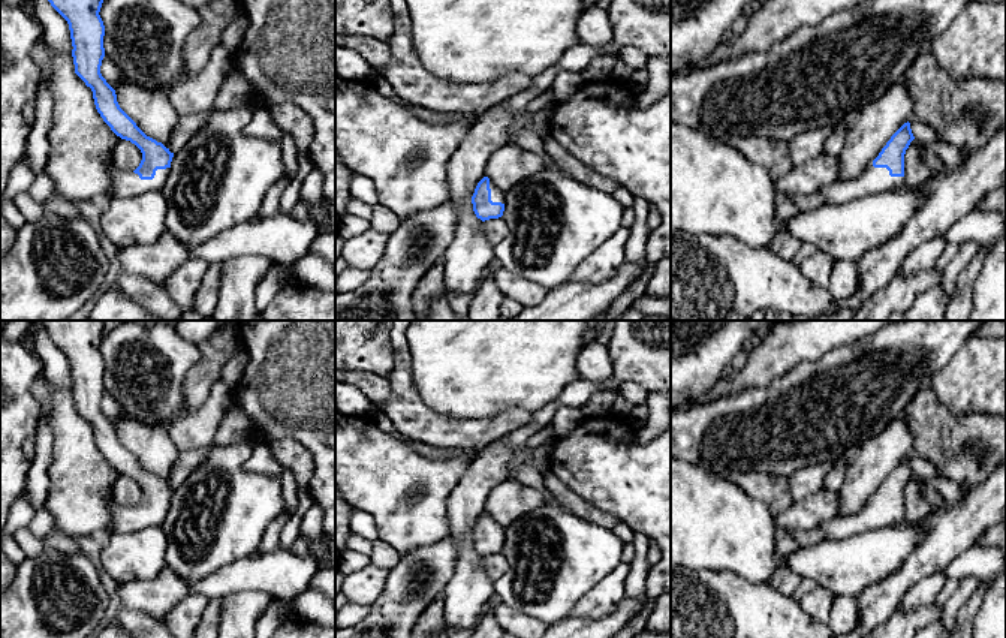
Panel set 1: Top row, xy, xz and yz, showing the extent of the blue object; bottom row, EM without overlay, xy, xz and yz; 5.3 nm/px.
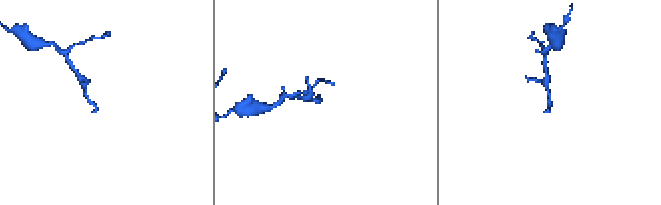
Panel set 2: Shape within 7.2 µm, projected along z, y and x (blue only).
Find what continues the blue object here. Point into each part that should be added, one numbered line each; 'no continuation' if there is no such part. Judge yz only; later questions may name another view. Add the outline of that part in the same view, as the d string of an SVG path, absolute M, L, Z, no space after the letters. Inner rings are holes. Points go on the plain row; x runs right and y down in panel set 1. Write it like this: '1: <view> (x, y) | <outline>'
1: yz (873, 515) | M870 500L859 512L852 517L835 517L819 529L828 539L847 539L850 536L865 533L888 526L898 526L904 523L904 512L891 512L886 503L874 503Z

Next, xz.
1: xz (497, 530) | M490 517L490 524L491 524L491 536L504 539L506 536L504 527L500 526L493 517Z

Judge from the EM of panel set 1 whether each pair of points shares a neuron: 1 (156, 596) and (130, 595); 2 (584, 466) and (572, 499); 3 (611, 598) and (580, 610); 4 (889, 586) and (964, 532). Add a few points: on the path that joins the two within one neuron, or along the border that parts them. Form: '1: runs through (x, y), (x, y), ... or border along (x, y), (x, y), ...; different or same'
1: runs through (150, 596), (136, 595); same
2: border along (550, 469), (577, 493), (605, 511); different
3: runs through (604, 598), (587, 607); same
4: runs through (907, 575), (946, 539); same

